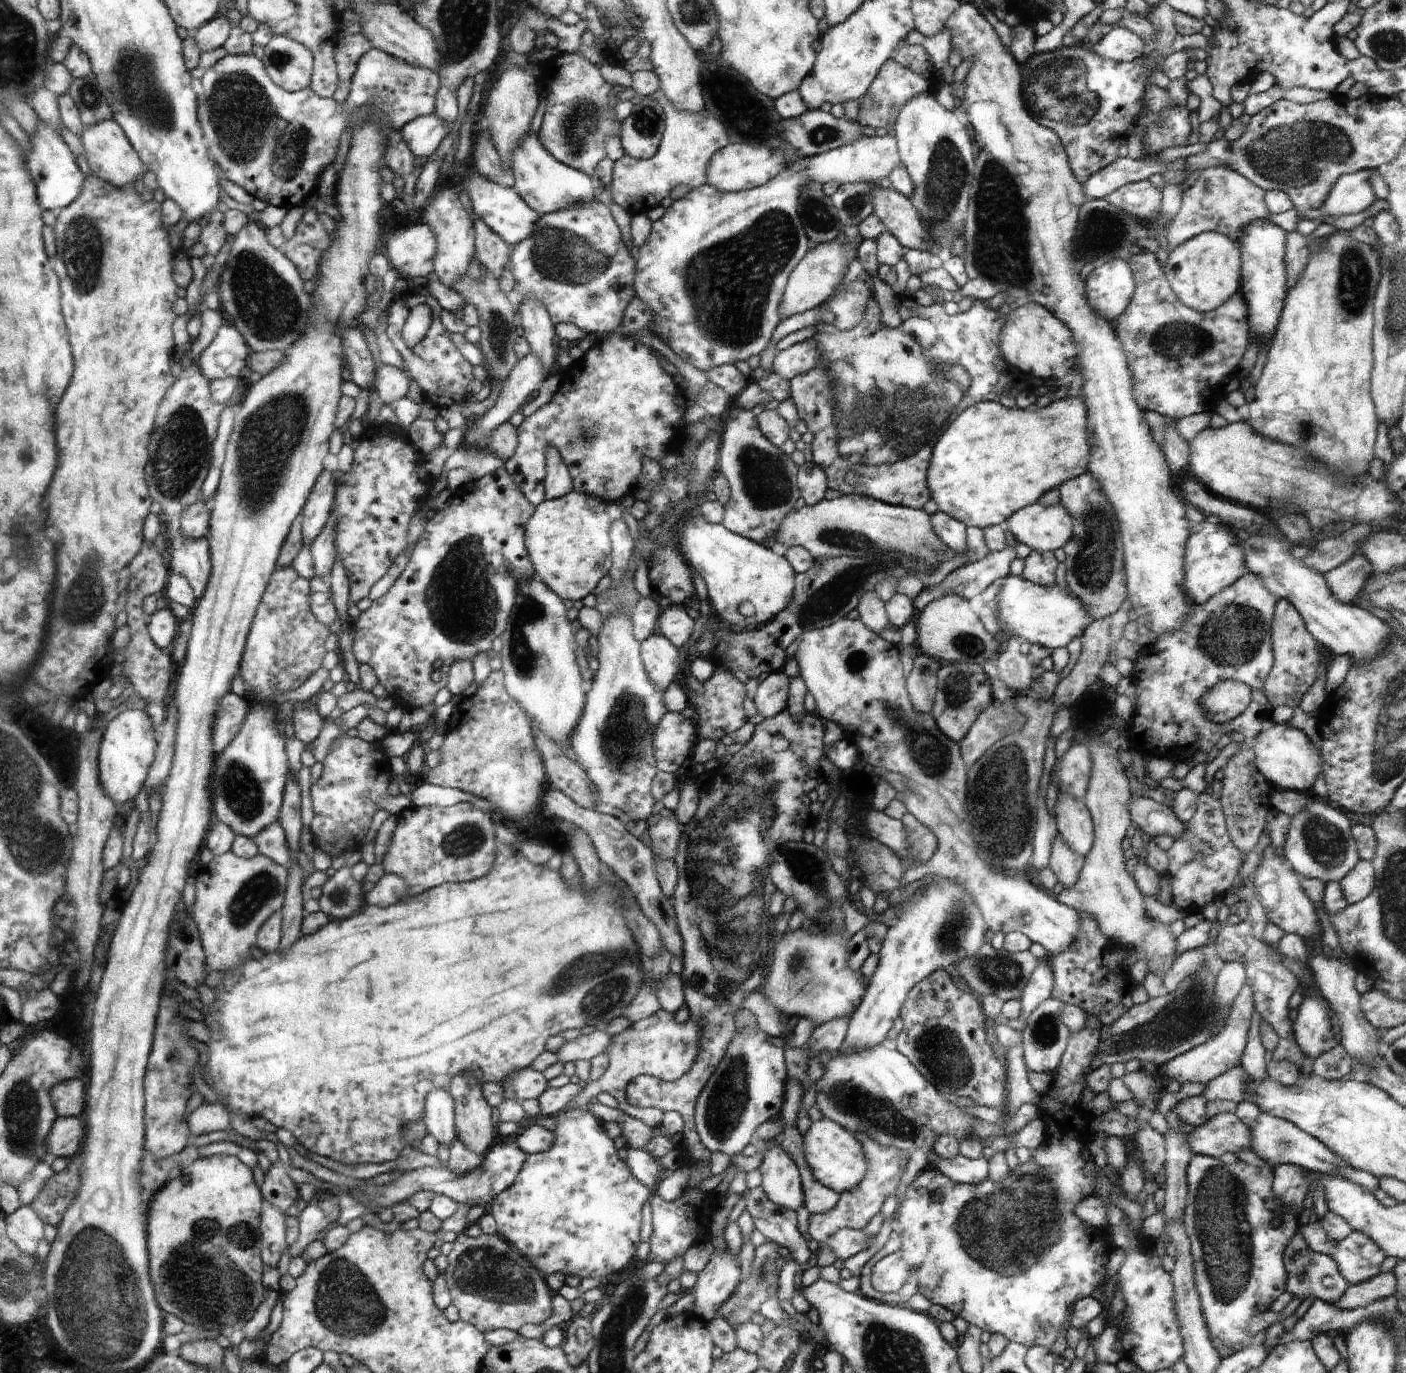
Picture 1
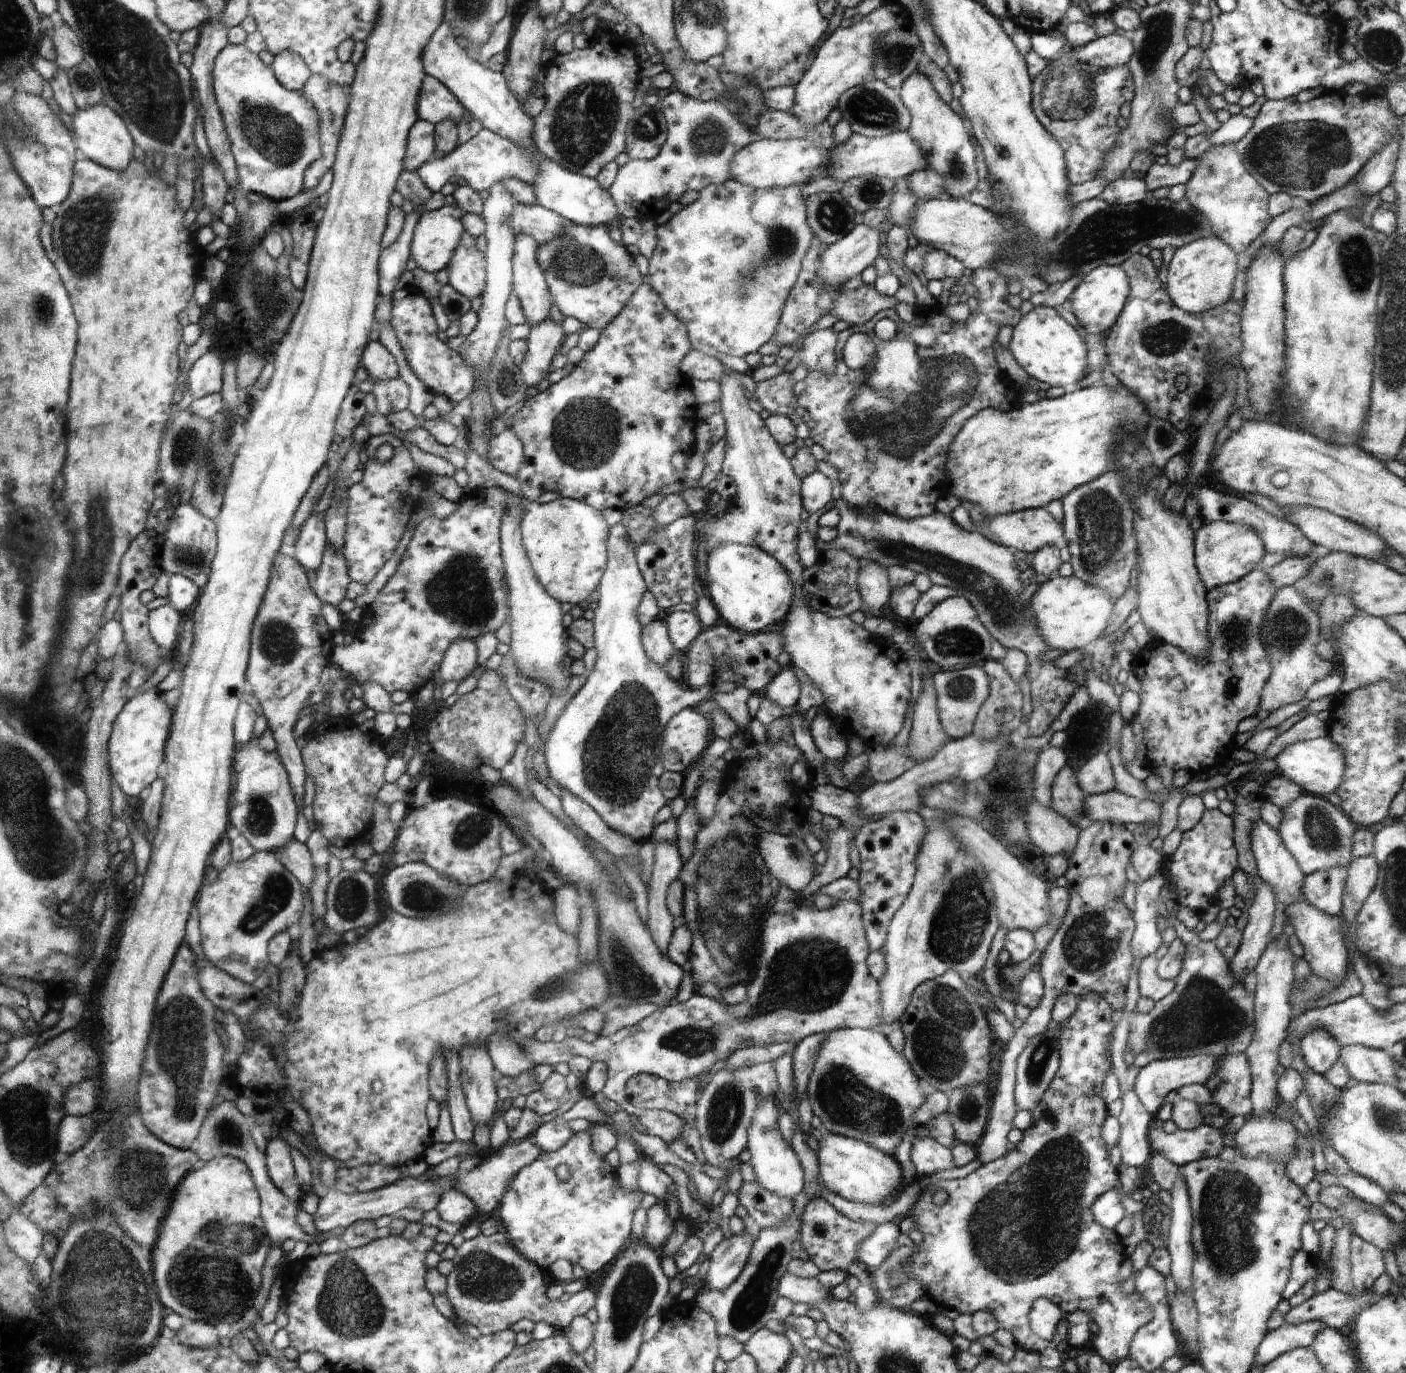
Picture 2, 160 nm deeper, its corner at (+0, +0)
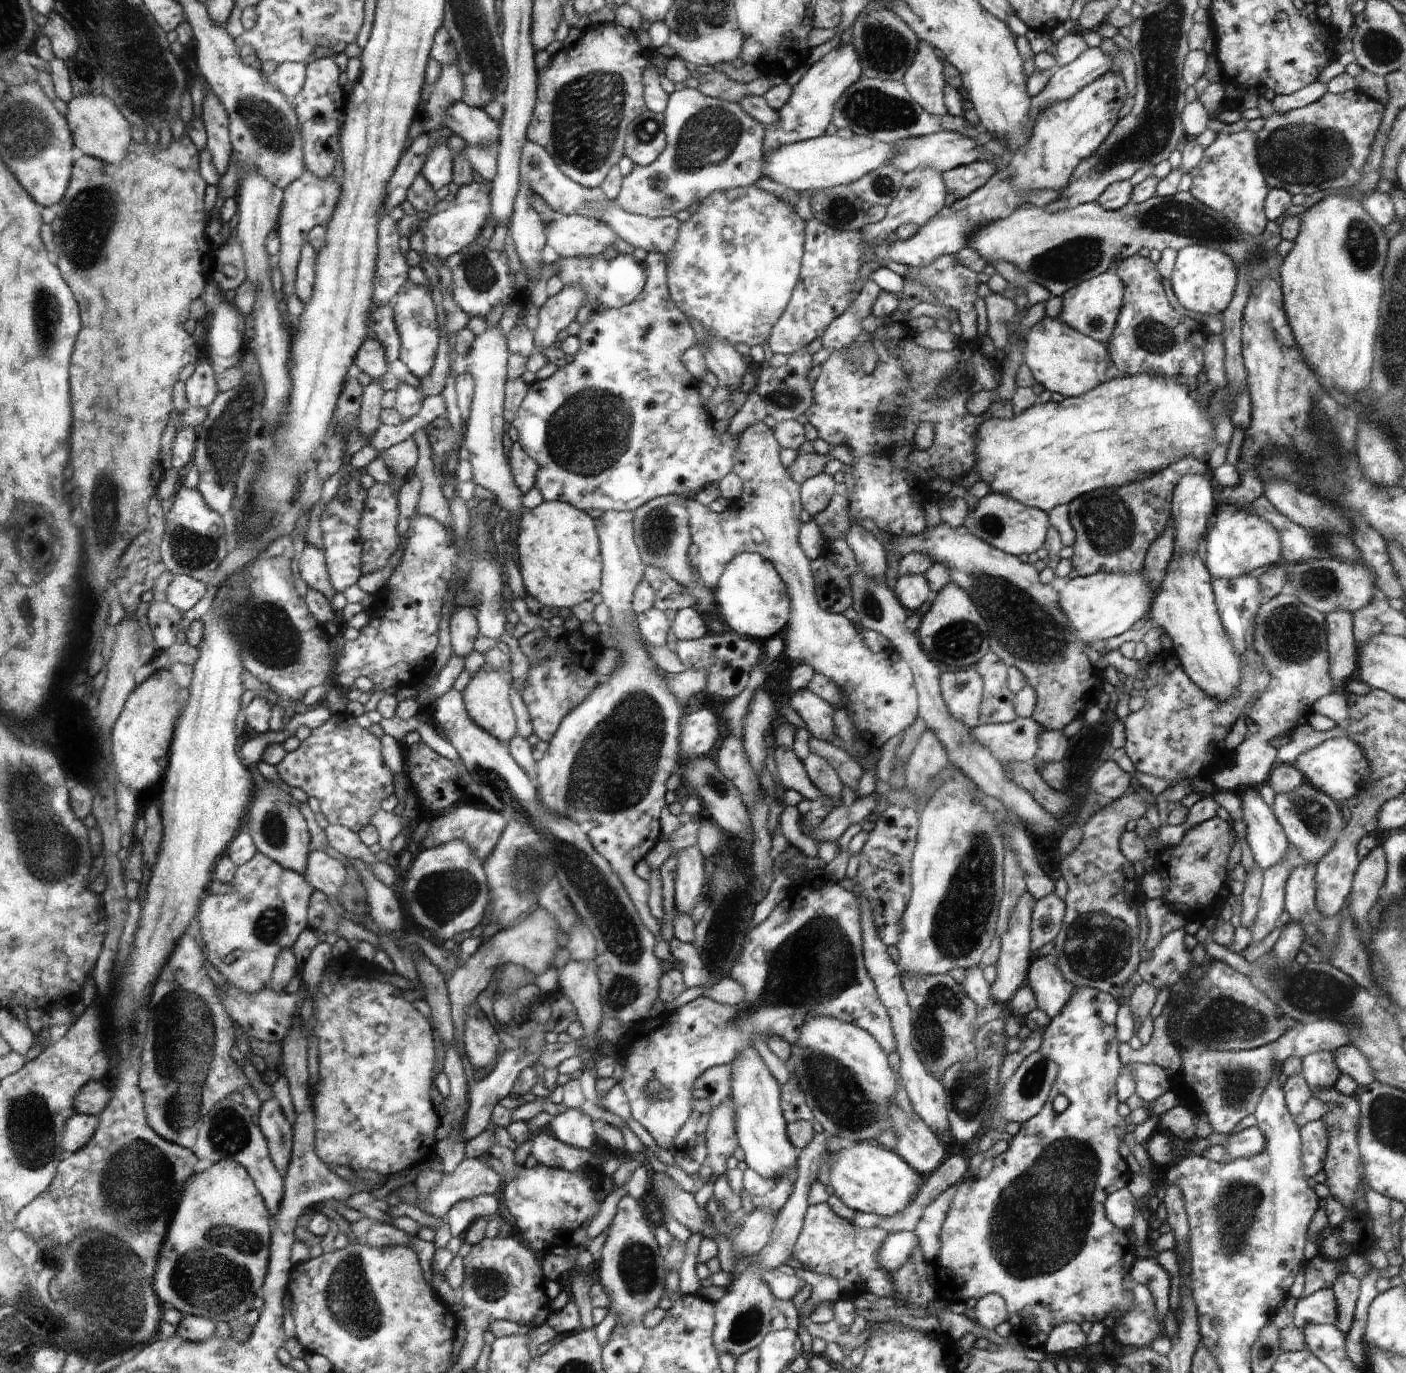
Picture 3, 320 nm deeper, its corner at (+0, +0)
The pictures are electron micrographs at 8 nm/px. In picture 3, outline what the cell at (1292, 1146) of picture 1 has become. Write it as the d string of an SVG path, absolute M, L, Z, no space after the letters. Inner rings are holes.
M1238 1127L1228 1135L1225 1148L1226 1160L1248 1158L1261 1153L1265 1140L1258 1127Z

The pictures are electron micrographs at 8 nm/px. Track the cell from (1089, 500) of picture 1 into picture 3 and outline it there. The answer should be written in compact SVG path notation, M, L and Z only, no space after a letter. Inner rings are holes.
M1194 457L1174 462L1142 482L1088 491L1068 504L1069 521L1075 532L1072 562L1080 577L1096 573L1122 574L1140 571L1149 546L1164 532L1173 504L1173 494L1184 475L1209 477L1207 462Z

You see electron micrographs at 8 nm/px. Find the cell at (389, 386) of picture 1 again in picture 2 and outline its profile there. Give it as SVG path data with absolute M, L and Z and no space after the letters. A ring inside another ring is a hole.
M370 341L363 353L362 365L370 379L389 381L399 376L396 359L380 341Z

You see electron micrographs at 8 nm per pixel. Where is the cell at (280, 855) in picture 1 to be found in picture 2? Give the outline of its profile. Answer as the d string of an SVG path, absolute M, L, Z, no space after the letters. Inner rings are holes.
M289 841L284 848L276 851L281 862L297 879L302 886L310 888L314 882L314 865L312 857L305 843Z

